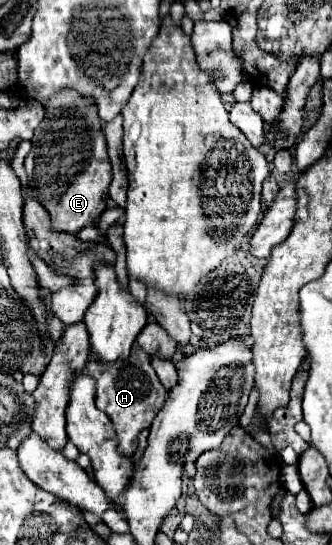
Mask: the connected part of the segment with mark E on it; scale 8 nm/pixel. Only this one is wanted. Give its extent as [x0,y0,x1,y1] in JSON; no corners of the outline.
[25,91,111,237]

